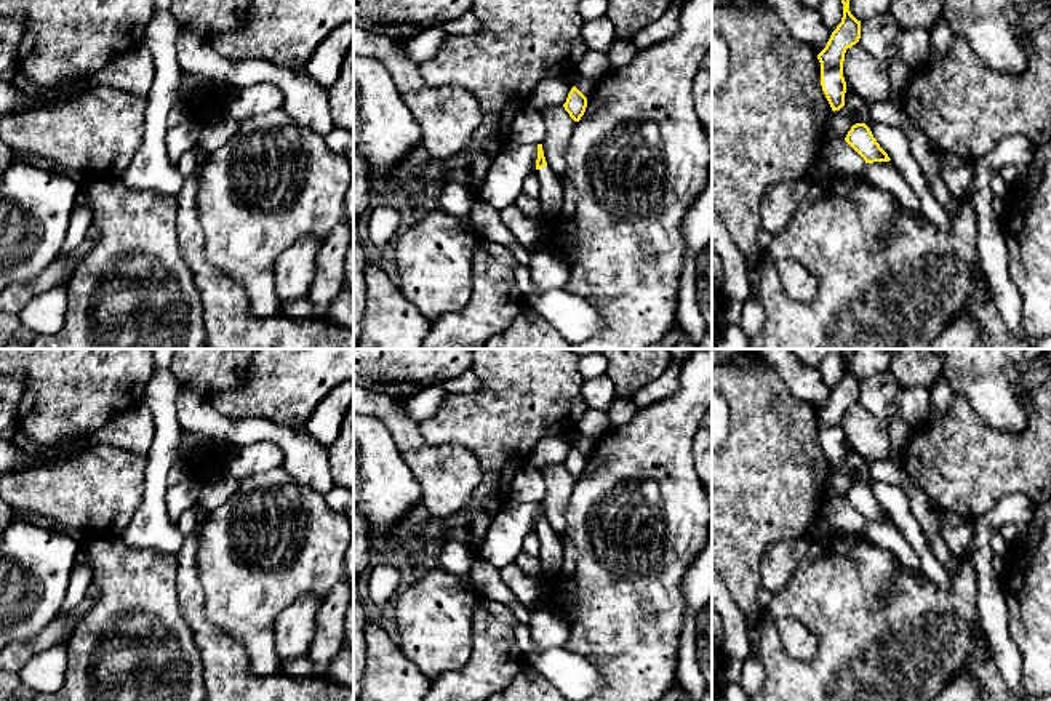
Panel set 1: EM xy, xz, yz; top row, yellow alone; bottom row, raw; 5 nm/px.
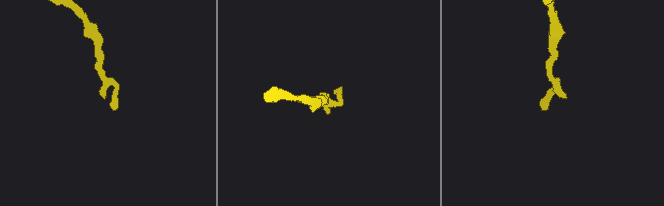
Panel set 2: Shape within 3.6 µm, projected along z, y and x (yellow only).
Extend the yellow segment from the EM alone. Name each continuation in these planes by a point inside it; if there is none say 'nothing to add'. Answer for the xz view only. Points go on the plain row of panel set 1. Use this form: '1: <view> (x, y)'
1: xz (552, 551)

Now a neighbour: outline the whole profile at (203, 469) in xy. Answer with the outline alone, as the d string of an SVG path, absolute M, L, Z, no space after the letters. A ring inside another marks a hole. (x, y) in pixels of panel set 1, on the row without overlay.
M211 453L208 455L205 459L195 459L192 458L189 463L190 471L192 471L192 477L200 479L202 482L214 477L218 474L218 453Z

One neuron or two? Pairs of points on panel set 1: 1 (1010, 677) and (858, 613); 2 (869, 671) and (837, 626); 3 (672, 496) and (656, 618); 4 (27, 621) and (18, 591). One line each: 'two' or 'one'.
1: two
2: one
3: one
4: one

